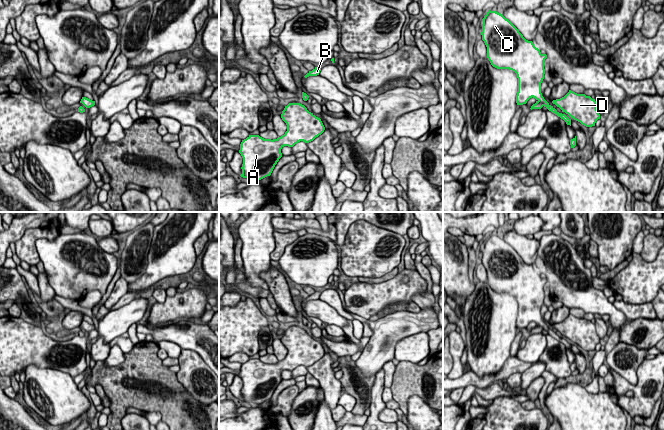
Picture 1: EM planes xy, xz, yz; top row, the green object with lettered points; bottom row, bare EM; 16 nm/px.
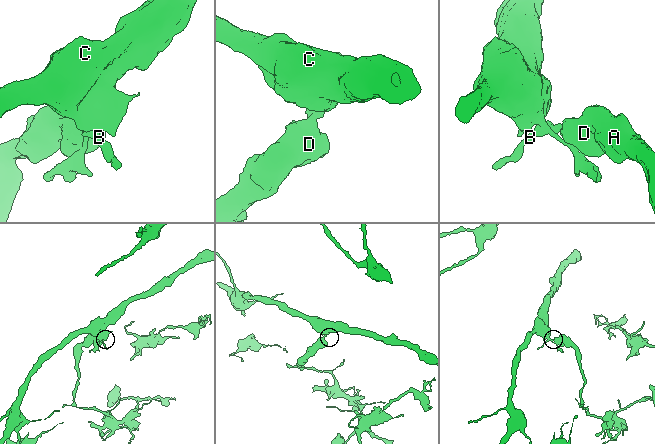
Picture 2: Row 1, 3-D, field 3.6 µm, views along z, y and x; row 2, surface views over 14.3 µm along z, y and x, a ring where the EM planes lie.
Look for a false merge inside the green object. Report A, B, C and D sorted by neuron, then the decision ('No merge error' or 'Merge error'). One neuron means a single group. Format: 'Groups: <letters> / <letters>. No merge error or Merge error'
Groups: A B D / C. Merge error

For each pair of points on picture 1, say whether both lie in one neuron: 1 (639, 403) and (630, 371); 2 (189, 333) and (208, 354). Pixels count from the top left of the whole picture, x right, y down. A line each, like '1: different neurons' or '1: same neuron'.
1: different neurons
2: same neuron

